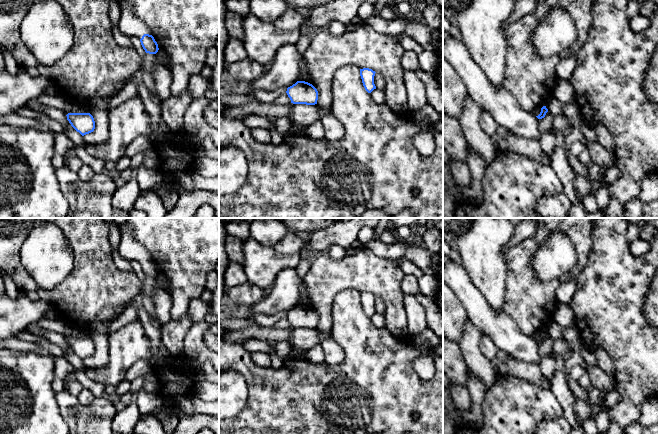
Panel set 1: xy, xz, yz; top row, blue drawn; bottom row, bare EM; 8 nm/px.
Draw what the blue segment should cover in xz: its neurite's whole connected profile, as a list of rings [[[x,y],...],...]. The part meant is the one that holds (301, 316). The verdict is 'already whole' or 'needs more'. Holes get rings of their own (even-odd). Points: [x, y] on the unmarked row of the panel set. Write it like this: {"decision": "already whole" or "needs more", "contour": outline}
{"decision": "already whole", "contour": [[[297,305],[295,308],[287,312],[286,317],[293,328],[317,328],[318,315],[308,306]]]}

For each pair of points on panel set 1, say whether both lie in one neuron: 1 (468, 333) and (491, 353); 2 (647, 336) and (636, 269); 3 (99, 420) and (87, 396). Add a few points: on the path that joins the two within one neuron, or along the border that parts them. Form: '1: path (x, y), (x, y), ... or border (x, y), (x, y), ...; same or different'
1: border (482, 333), (480, 351), (494, 362); different
2: path (634, 319), (634, 286); same
3: border (76, 397), (83, 404), (90, 404), (96, 398); different

